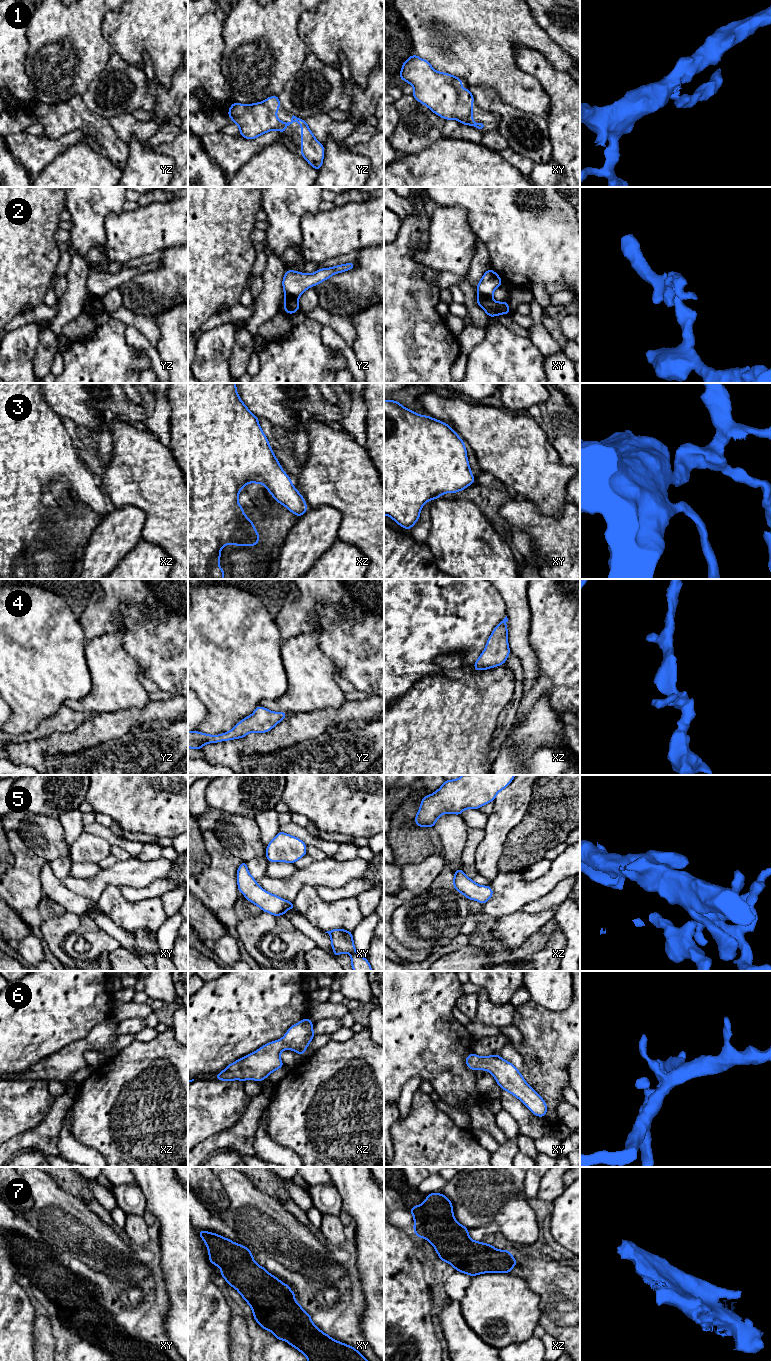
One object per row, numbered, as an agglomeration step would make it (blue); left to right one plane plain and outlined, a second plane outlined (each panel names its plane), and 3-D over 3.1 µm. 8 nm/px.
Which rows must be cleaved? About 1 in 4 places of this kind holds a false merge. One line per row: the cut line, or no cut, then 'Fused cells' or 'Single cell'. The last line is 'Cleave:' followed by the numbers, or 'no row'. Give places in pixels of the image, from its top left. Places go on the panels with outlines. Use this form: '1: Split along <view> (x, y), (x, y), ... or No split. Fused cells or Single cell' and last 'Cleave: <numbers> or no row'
1: No split. Single cell
2: Split along xy (478, 294), (491, 298). Fused cells
3: No split. Single cell
4: No split. Single cell
5: No split. Single cell
6: No split. Single cell
7: No split. Single cell
Cleave: 2

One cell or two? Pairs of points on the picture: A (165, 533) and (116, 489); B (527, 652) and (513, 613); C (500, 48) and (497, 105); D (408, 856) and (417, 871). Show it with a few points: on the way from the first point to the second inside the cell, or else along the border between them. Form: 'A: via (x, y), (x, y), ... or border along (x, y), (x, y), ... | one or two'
A: via (160, 518), (131, 489) | one
B: via (518, 642), (518, 623) | one
C: border along (477, 84), (490, 87), (503, 101), (518, 108) | two
D: border along (434, 855), (430, 855), (419, 862), (401, 866) | two

